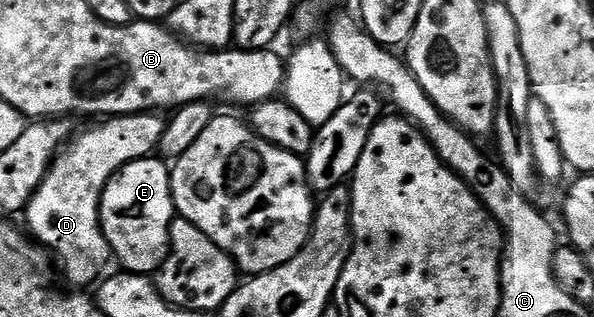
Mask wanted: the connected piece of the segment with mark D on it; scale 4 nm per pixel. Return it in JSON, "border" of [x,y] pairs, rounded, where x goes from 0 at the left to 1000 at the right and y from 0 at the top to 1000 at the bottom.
{"border":[[[263,350],[215,356],[209,369],[175,375],[157,391],[162,394],[157,407],[148,407],[143,420],[131,423],[130,432],[126,423],[88,498],[79,552],[47,631],[44,722],[86,801],[99,871],[103,861],[121,896],[116,902],[141,905],[135,899],[148,899],[155,883],[160,890],[177,858],[173,855],[175,833],[185,823],[189,782],[182,776],[175,719],[168,710],[168,612],[173,609],[178,577],[205,524],[217,521],[221,508],[231,508],[241,495],[258,492],[264,479],[278,391],[278,372]]]}

